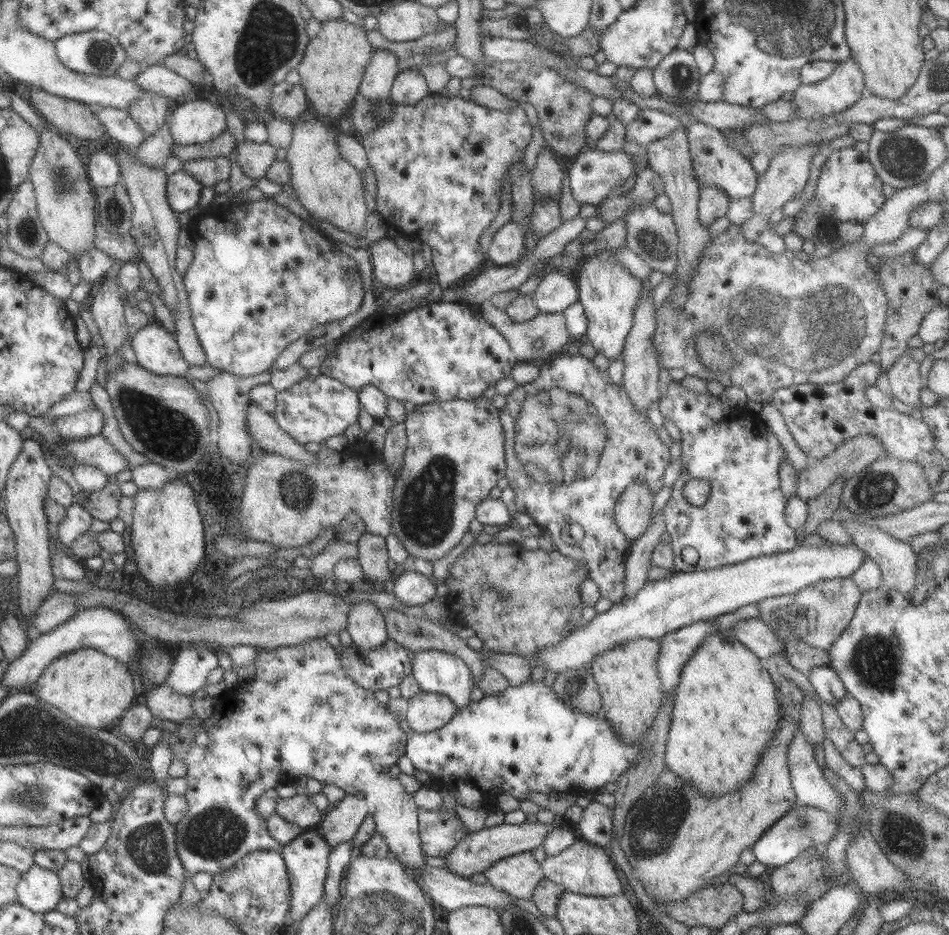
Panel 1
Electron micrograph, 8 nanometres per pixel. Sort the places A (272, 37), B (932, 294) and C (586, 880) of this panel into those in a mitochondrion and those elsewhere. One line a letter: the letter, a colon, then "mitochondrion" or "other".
A: mitochondrion
B: other
C: other

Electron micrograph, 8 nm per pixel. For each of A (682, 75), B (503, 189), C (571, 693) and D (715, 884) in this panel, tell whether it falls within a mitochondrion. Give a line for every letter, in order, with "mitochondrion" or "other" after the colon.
A: mitochondrion
B: other
C: mitochondrion
D: other

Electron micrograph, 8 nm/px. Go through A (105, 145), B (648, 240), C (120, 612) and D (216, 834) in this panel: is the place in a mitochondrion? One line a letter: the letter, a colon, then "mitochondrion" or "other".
A: other
B: mitochondrion
C: other
D: mitochondrion

